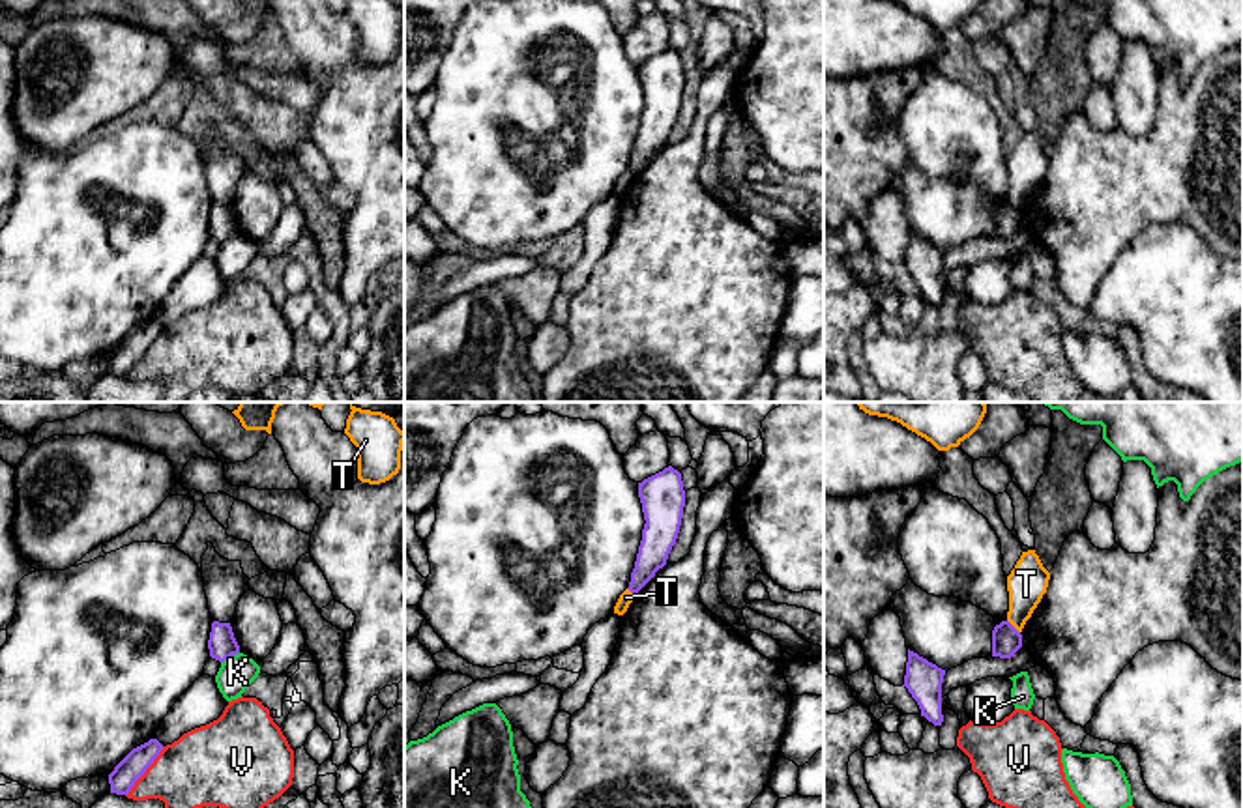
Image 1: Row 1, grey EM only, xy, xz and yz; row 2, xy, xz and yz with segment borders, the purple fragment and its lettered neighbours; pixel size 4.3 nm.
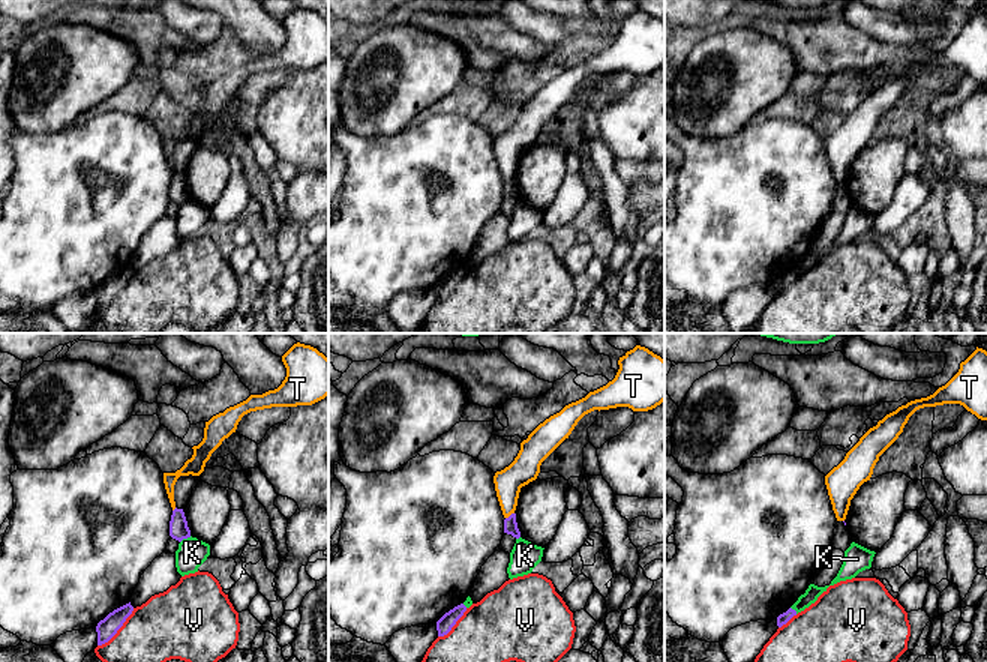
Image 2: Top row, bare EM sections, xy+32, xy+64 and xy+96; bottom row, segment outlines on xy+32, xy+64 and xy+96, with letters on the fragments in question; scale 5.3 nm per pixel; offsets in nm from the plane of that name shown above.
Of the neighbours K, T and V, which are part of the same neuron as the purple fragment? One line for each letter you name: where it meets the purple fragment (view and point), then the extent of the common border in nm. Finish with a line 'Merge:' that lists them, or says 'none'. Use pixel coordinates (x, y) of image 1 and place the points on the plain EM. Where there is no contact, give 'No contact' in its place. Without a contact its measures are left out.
Merge: none

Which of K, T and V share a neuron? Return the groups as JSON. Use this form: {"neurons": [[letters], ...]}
{"neurons": [["K"], ["T"], ["V"]]}

